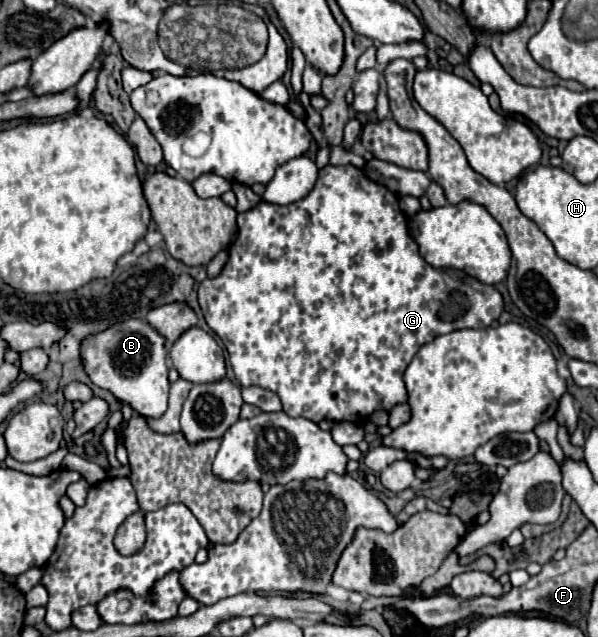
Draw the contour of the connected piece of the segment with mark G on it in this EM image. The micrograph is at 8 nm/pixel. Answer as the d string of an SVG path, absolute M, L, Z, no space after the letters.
M327 164L323 170L319 170L319 178L313 190L305 198L287 206L259 202L253 210L239 214L237 224L239 224L239 236L229 248L227 264L223 266L217 278L205 278L199 284L199 290L197 290L199 306L203 310L207 326L223 340L229 352L229 362L231 362L237 382L241 386L259 386L259 388L275 392L281 398L283 412L289 416L303 416L315 424L319 424L321 420L333 420L333 422L347 420L355 424L365 424L367 418L375 410L389 412L393 406L409 400L407 388L403 382L403 372L423 344L431 342L433 338L441 334L449 334L453 330L487 328L493 320L499 318L503 310L503 298L493 286L483 286L481 282L469 276L453 278L445 270L435 270L427 262L423 262L419 248L415 246L415 240L407 232L407 218L399 208L397 196L389 192L385 186L369 180L355 166Z

